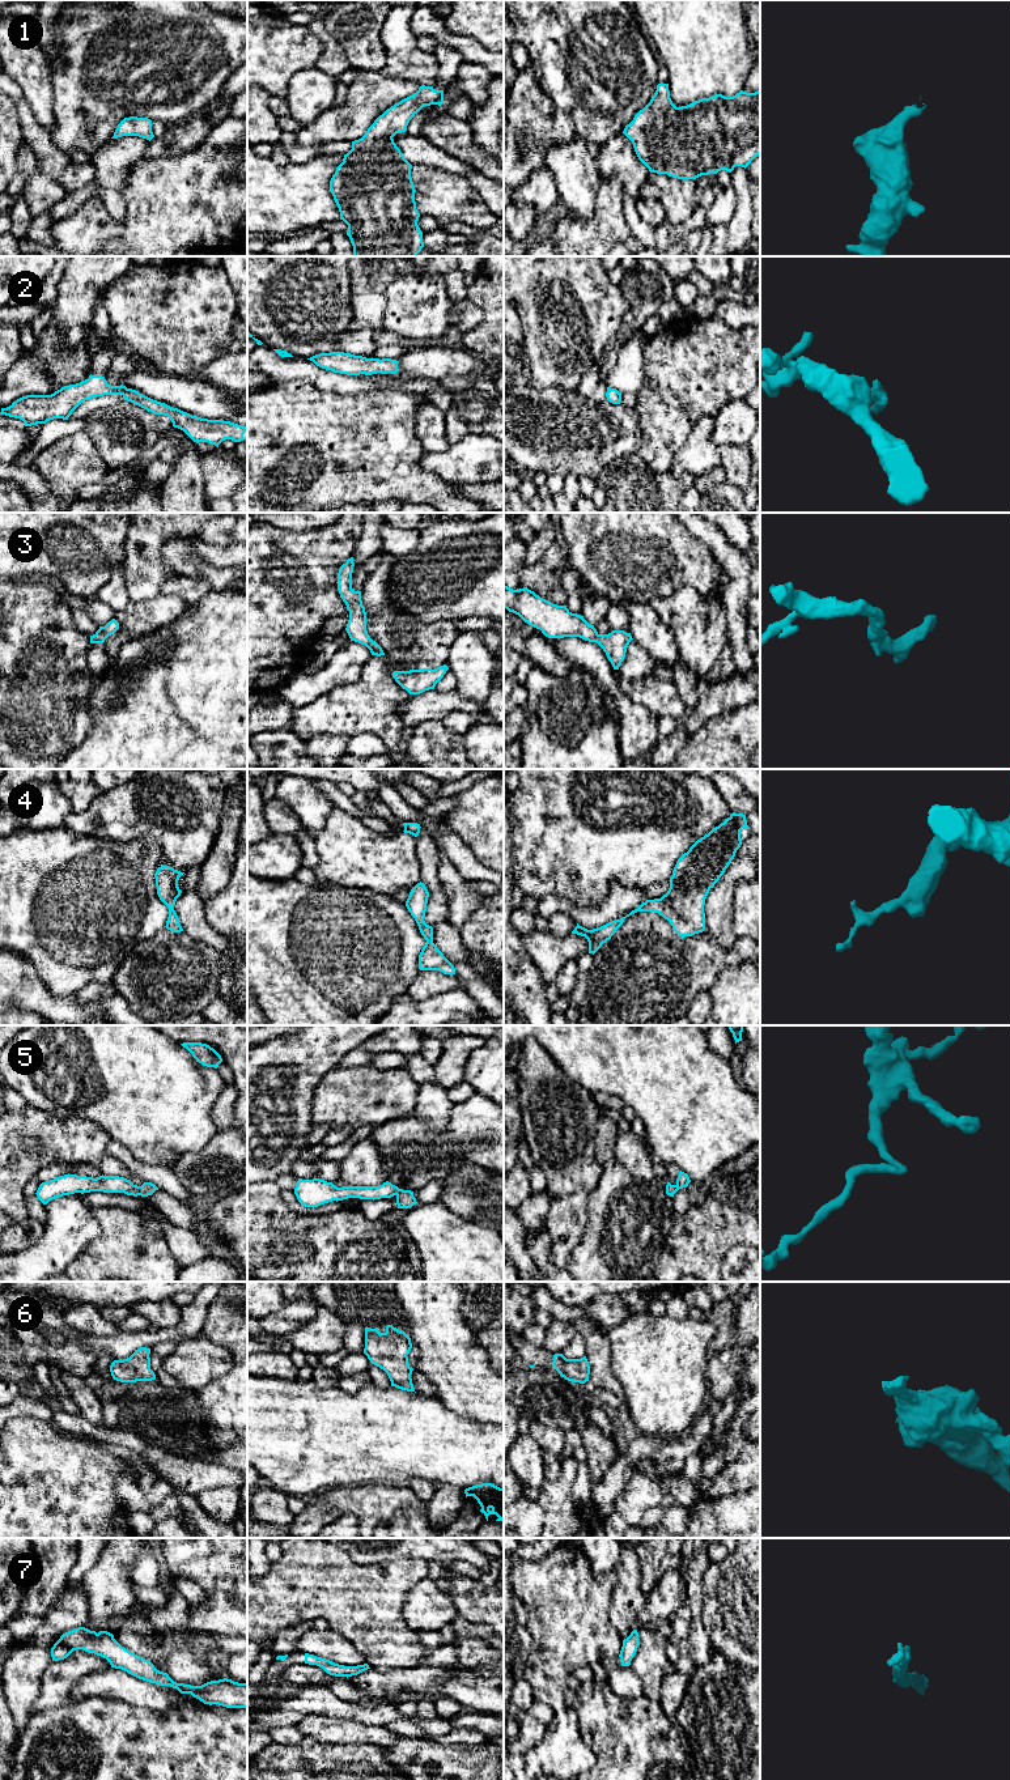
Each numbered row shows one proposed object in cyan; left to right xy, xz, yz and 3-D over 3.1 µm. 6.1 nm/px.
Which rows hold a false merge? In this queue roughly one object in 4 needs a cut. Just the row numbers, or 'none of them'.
none of them

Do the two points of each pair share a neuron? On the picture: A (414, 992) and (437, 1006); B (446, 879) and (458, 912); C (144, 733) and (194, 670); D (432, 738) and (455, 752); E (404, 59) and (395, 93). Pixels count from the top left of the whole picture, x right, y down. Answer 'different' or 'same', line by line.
A: different
B: same
C: same
D: same
E: different

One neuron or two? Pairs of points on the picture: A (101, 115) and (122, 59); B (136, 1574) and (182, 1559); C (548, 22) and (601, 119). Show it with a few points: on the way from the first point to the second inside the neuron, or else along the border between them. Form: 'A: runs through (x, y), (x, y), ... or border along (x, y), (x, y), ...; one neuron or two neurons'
A: runs through (101, 101), (101, 81), (107, 73); one neuron
B: border along (156, 1551), (164, 1571); two neurons
C: runs through (564, 46), (565, 55), (595, 85), (595, 96); one neuron

